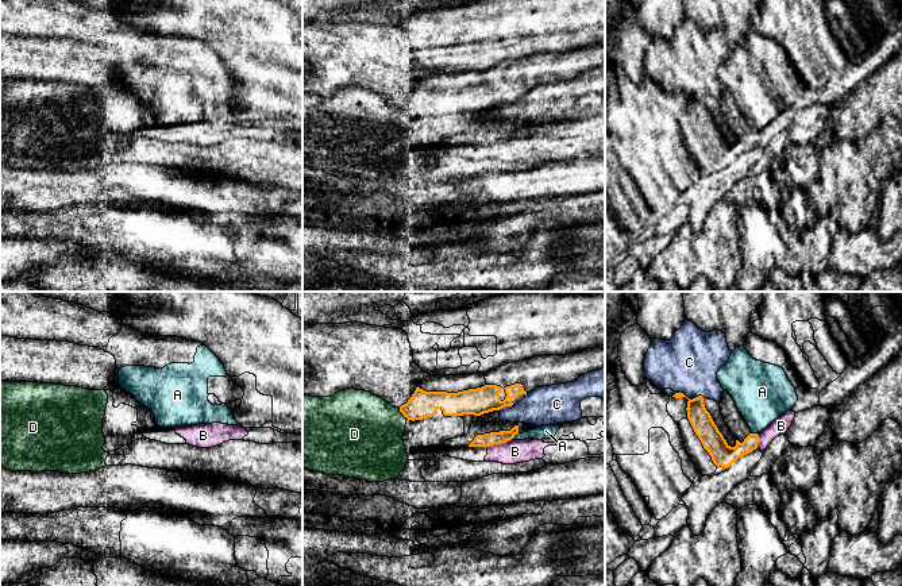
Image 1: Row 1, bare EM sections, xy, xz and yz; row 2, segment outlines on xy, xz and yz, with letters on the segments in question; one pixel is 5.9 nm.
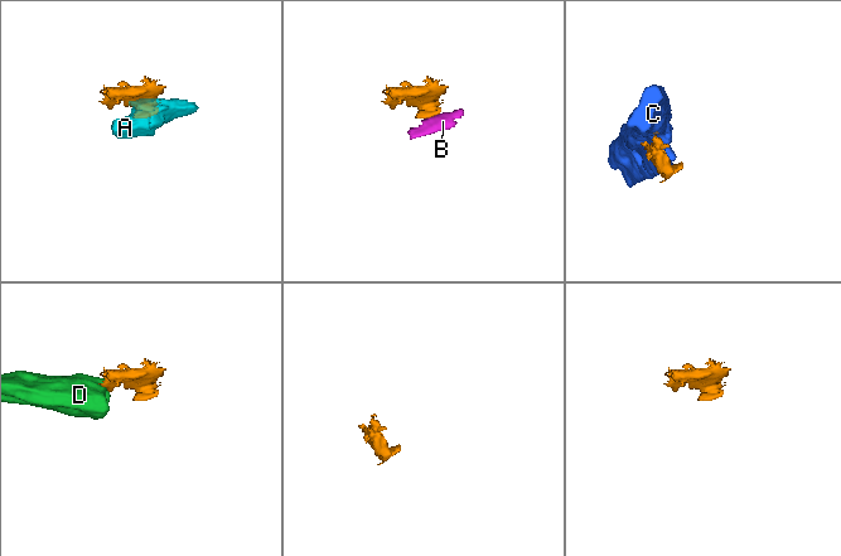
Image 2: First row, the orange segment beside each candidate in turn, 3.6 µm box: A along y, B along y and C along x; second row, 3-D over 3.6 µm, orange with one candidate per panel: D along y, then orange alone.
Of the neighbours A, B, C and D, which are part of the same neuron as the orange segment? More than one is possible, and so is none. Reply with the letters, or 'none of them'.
none of them

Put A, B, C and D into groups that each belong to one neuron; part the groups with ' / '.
A / B / C / D

